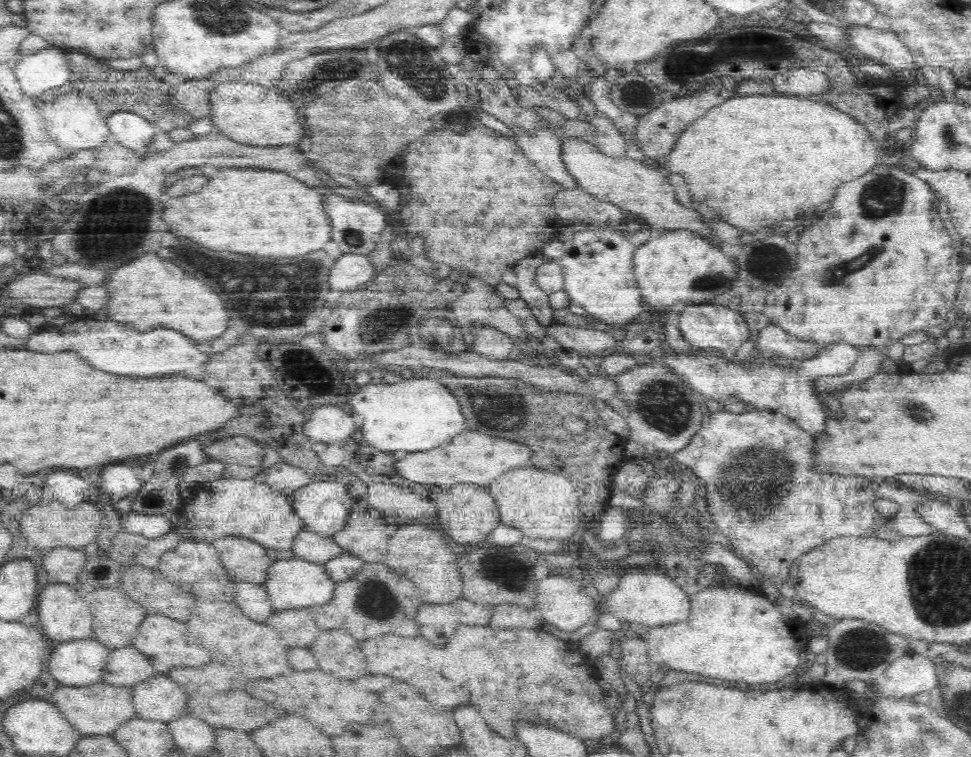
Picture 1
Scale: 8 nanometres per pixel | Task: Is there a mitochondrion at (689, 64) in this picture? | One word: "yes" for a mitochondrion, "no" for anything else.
yes

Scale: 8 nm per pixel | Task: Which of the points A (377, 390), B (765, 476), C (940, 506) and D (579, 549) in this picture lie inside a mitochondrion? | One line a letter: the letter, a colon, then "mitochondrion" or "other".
A: other
B: mitochondrion
C: other
D: other

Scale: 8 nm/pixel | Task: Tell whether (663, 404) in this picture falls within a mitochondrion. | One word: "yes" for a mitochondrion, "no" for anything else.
yes

